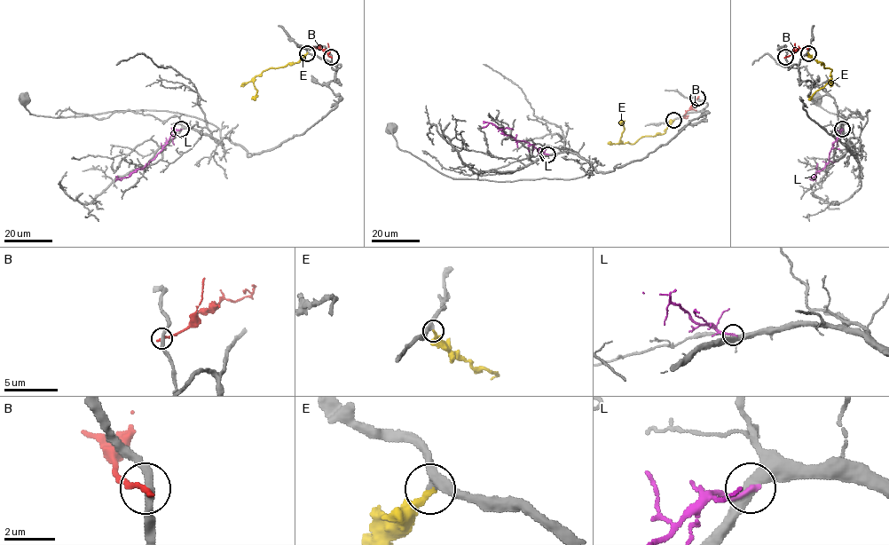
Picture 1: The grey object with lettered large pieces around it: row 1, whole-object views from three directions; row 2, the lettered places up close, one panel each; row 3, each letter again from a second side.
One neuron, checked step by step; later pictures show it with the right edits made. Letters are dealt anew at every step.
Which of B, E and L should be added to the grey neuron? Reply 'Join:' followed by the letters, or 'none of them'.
Join: E

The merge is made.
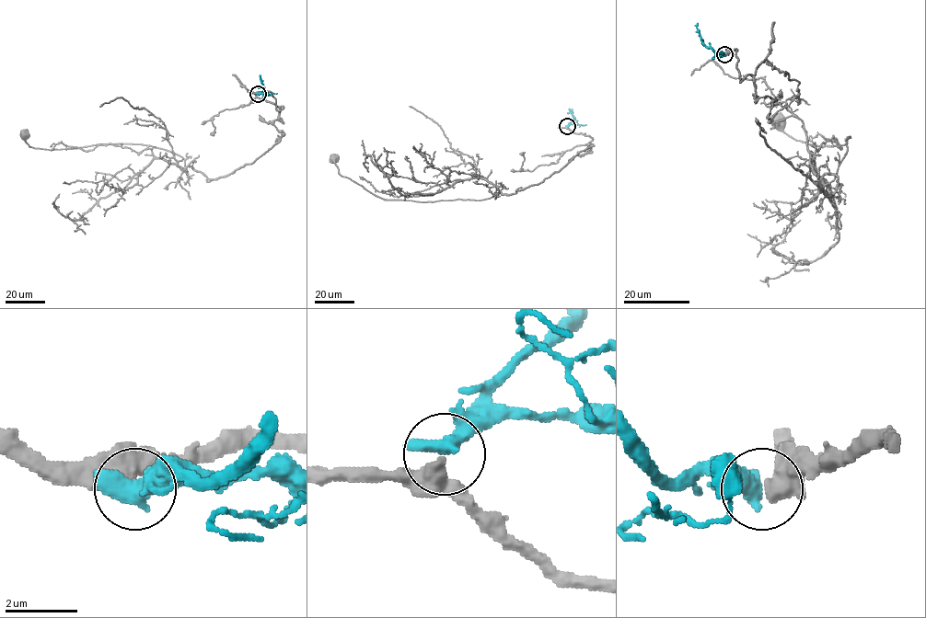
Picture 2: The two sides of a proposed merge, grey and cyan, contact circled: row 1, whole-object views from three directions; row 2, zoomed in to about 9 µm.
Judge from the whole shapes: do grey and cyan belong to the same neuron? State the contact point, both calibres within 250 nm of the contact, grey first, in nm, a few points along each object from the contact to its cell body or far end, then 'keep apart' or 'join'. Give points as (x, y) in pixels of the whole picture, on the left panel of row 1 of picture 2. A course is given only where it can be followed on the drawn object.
(258, 94) | 550/650 nm | grey via (259, 94), (283, 108), (273, 125), (282, 136), (209, 181), (164, 149), (32, 148), (24, 133) | cyan via (259, 94), (265, 91), (260, 75) | keep apart

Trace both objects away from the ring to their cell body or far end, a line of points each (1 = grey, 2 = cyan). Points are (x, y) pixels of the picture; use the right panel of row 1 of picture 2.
1: (725, 54), (772, 99), (767, 144), (830, 199), (850, 137), (807, 143), (780, 120)
2: (724, 54), (706, 46), (697, 28), (698, 23)

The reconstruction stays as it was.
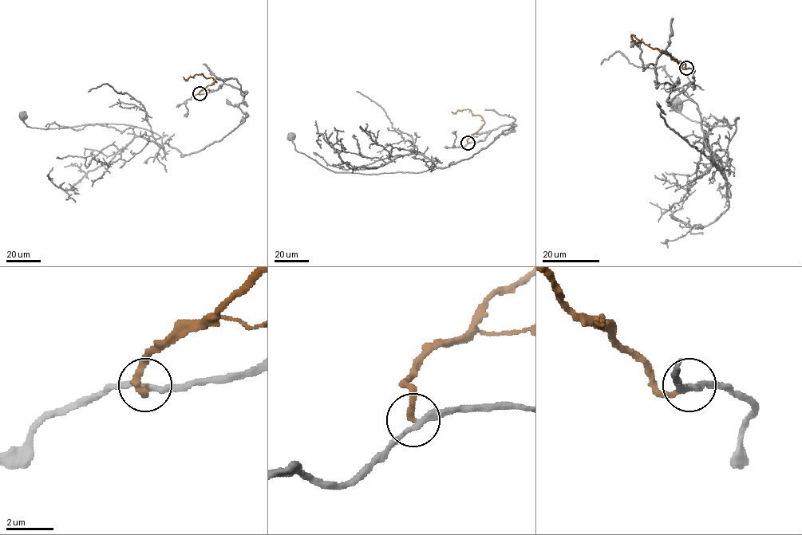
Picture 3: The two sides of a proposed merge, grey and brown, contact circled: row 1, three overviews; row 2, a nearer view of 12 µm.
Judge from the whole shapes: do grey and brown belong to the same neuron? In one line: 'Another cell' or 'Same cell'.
Another cell

